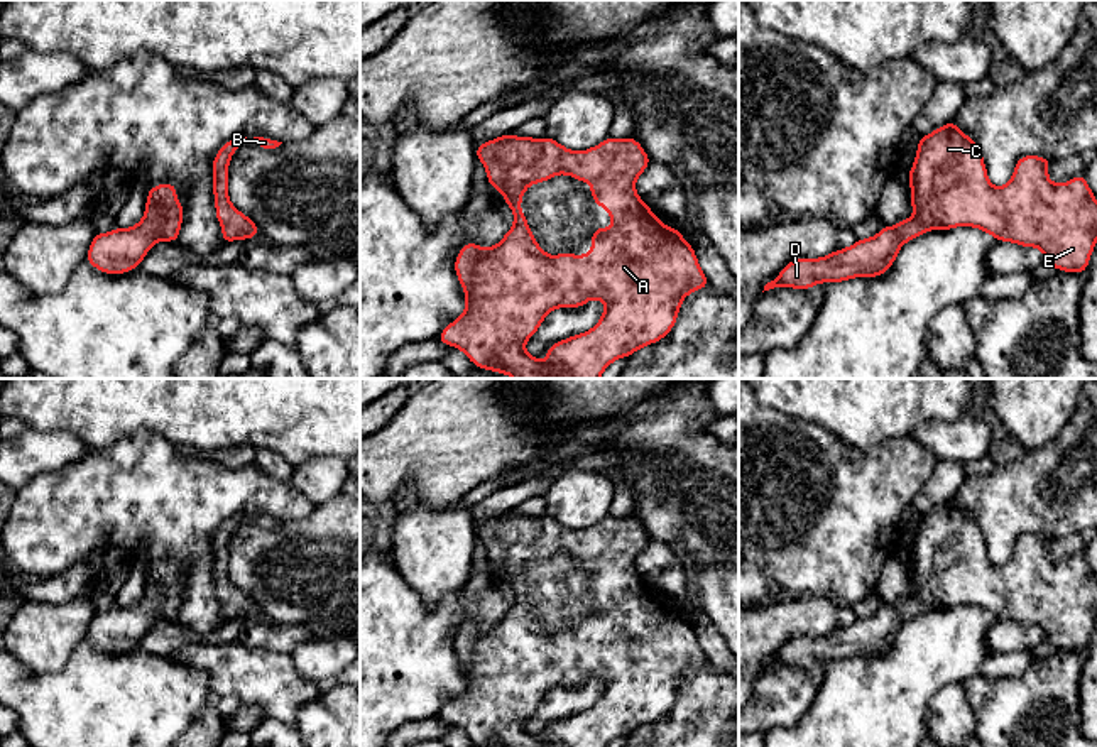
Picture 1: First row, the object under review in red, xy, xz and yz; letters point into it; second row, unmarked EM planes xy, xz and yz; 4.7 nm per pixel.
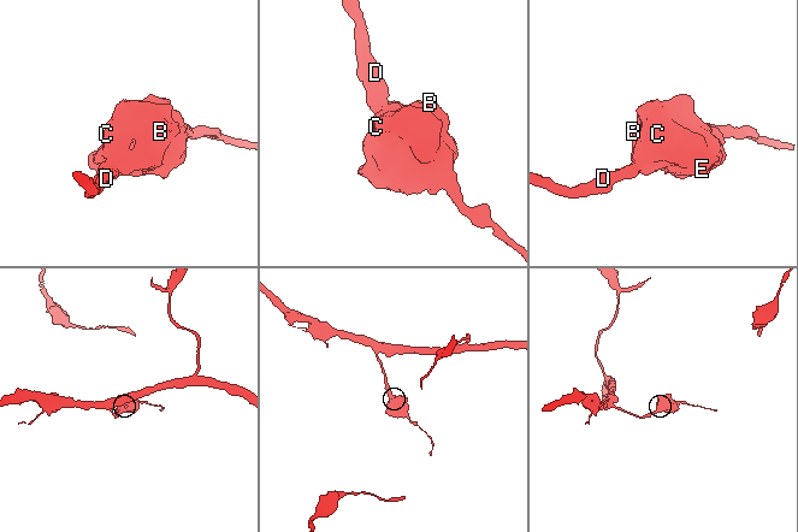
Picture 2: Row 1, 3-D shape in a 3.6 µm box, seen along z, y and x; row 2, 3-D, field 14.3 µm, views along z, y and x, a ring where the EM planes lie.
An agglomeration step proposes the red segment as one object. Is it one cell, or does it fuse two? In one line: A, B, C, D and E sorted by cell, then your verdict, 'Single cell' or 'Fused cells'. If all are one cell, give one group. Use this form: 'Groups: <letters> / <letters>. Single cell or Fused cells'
Groups: A B C D E. Single cell

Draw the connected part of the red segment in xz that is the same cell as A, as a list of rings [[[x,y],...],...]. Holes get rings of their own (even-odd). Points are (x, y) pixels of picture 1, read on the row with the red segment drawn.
[[[510,132],[475,145],[475,157],[487,171],[488,184],[502,193],[514,213],[514,226],[492,248],[482,248],[468,242],[456,255],[455,272],[465,289],[465,313],[450,323],[438,336],[443,345],[460,348],[473,365],[512,379],[600,379],[602,372],[617,358],[630,357],[636,350],[664,338],[674,326],[683,299],[707,287],[710,282],[698,267],[693,245],[685,242],[678,228],[668,228],[636,193],[636,179],[649,166],[651,159],[641,144],[630,137],[617,140],[605,139],[602,144],[583,152],[573,152],[549,137],[516,137]],[[556,174],[568,174],[592,186],[592,199],[612,215],[610,228],[595,228],[592,250],[587,255],[558,254],[549,257],[536,242],[524,213],[521,211],[522,193],[536,183],[549,181]],[[590,299],[605,303],[600,321],[576,336],[565,338],[546,350],[548,362],[543,363],[524,350],[524,343],[543,324],[544,316],[556,308],[581,308]]]

